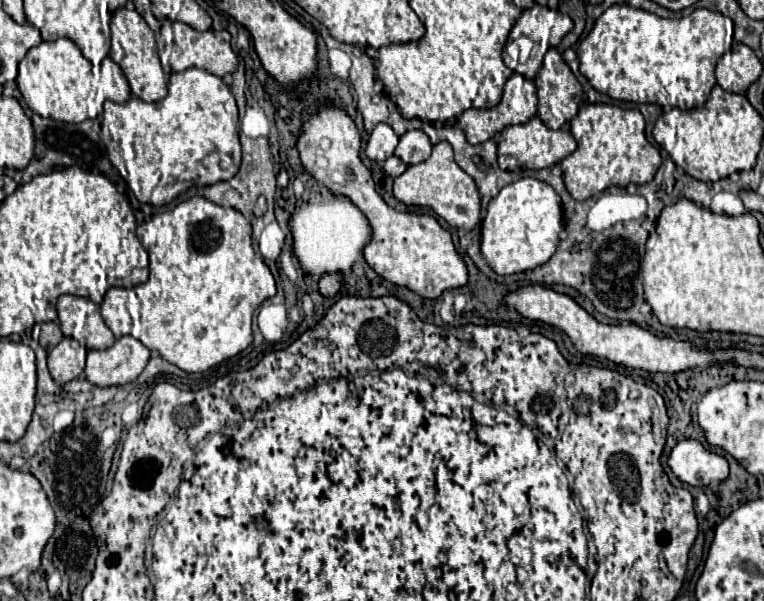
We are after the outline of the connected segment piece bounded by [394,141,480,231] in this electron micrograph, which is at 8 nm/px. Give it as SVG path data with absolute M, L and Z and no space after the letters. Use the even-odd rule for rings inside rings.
M440 141L434 145L432 155L418 165L410 165L400 177L394 179L394 197L406 205L432 209L438 217L442 217L454 229L474 229L480 225L480 193L474 179L462 171L452 153L452 145L448 141Z

